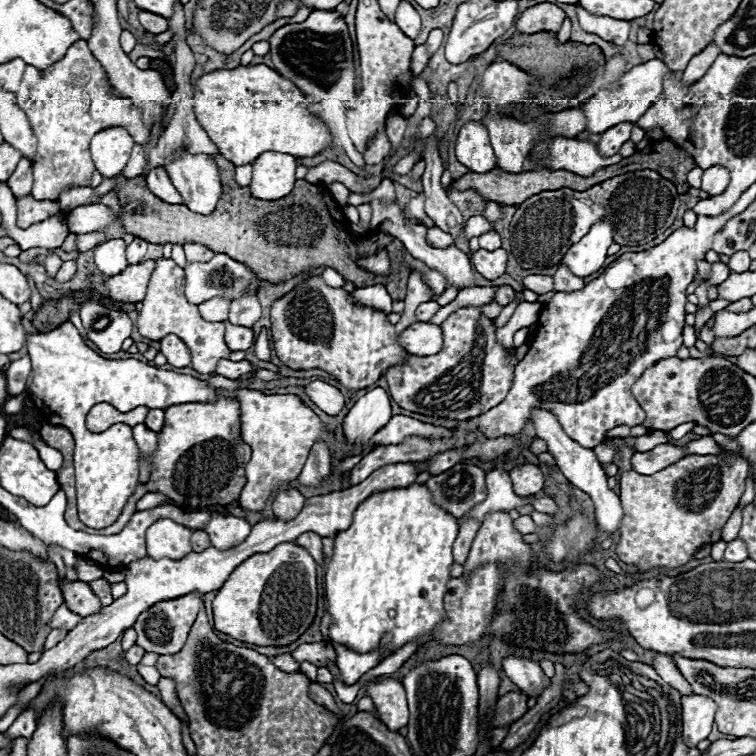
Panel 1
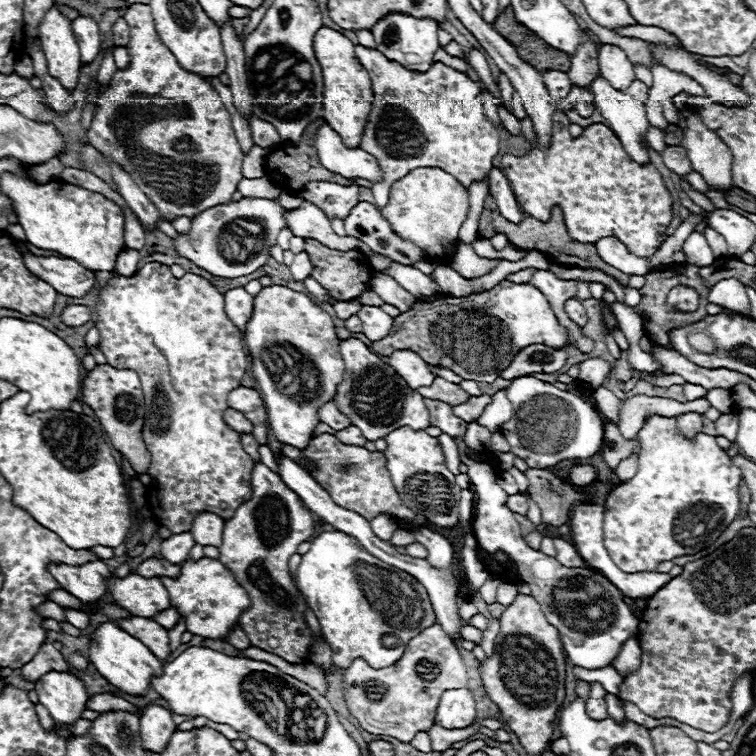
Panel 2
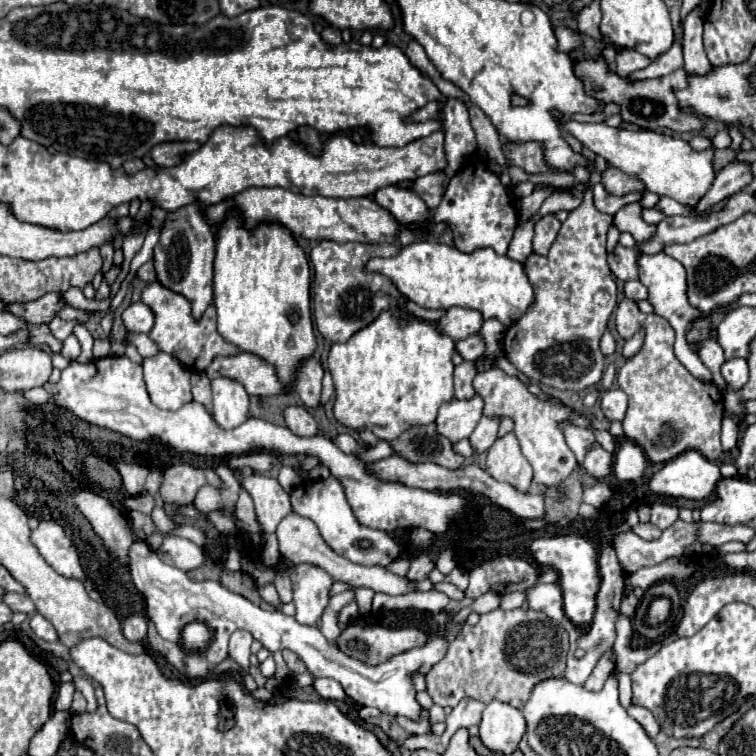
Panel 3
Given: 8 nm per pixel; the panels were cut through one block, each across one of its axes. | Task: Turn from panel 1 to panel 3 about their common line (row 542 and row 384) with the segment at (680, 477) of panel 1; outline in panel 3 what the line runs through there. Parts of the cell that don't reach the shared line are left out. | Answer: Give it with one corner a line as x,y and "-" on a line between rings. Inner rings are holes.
624,300
616,308
616,330
628,340
640,328
646,330
646,342
642,350
616,372
616,382
630,398
624,418
624,438
642,448
644,456
652,462
668,462
682,452
698,450
708,460
716,460
722,454
720,424
724,416
722,392
712,382
696,380
674,356
674,330
656,316
642,314
632,300

